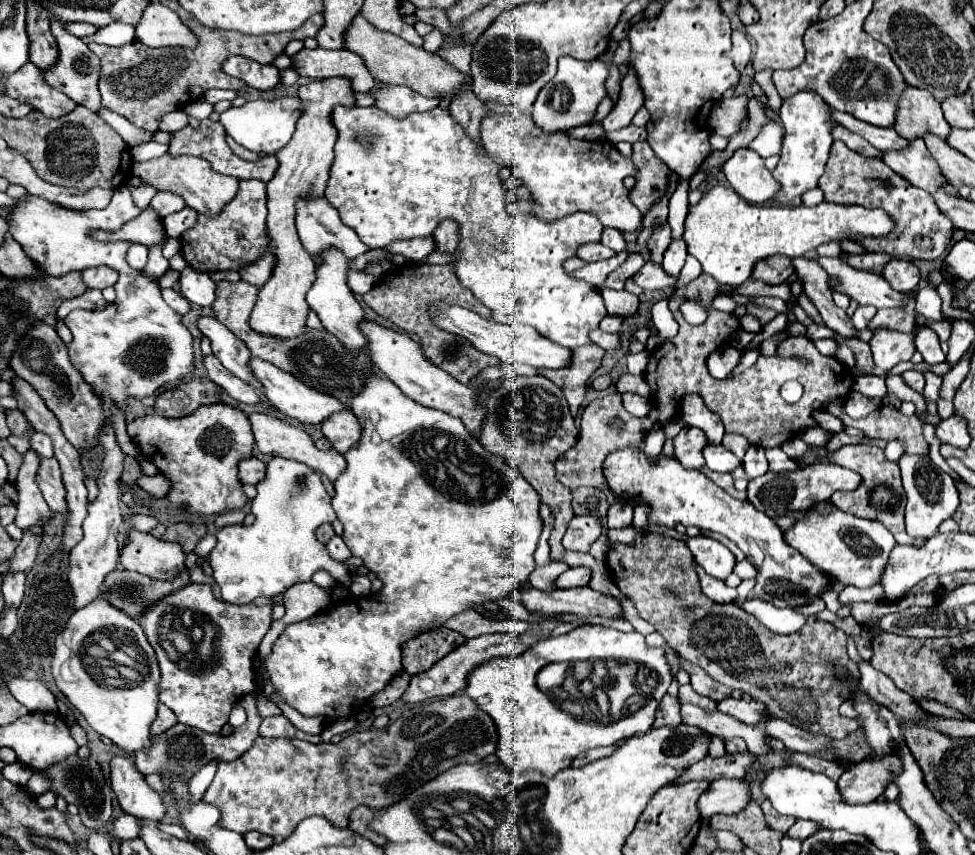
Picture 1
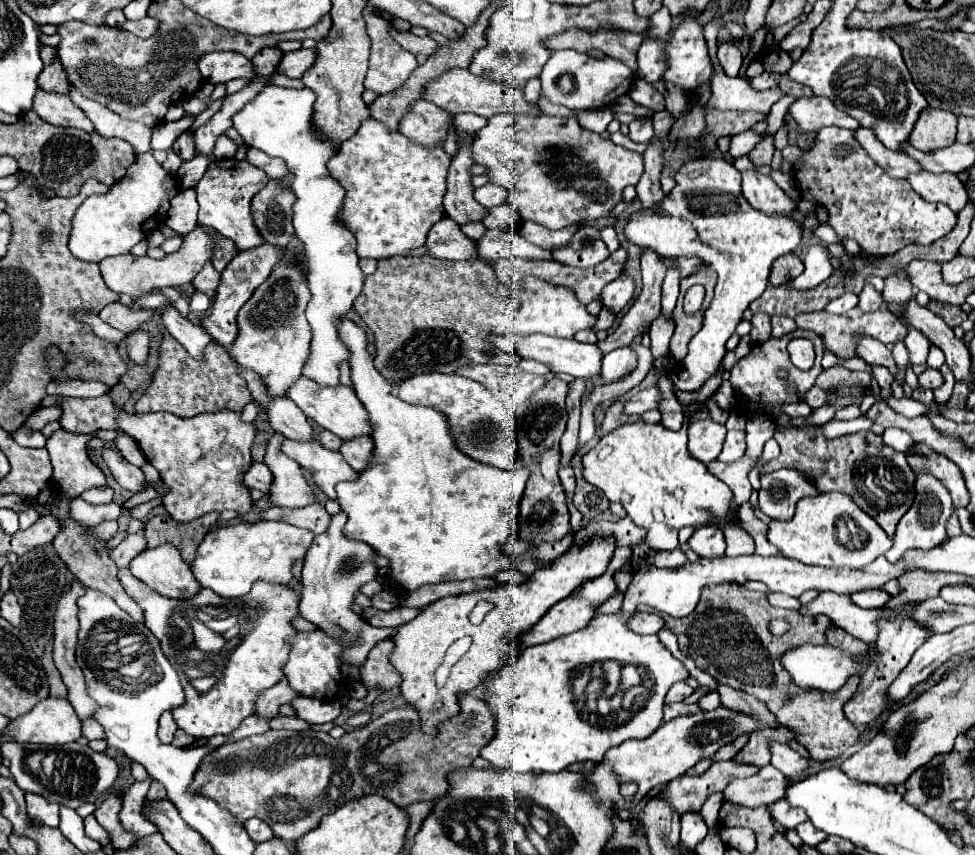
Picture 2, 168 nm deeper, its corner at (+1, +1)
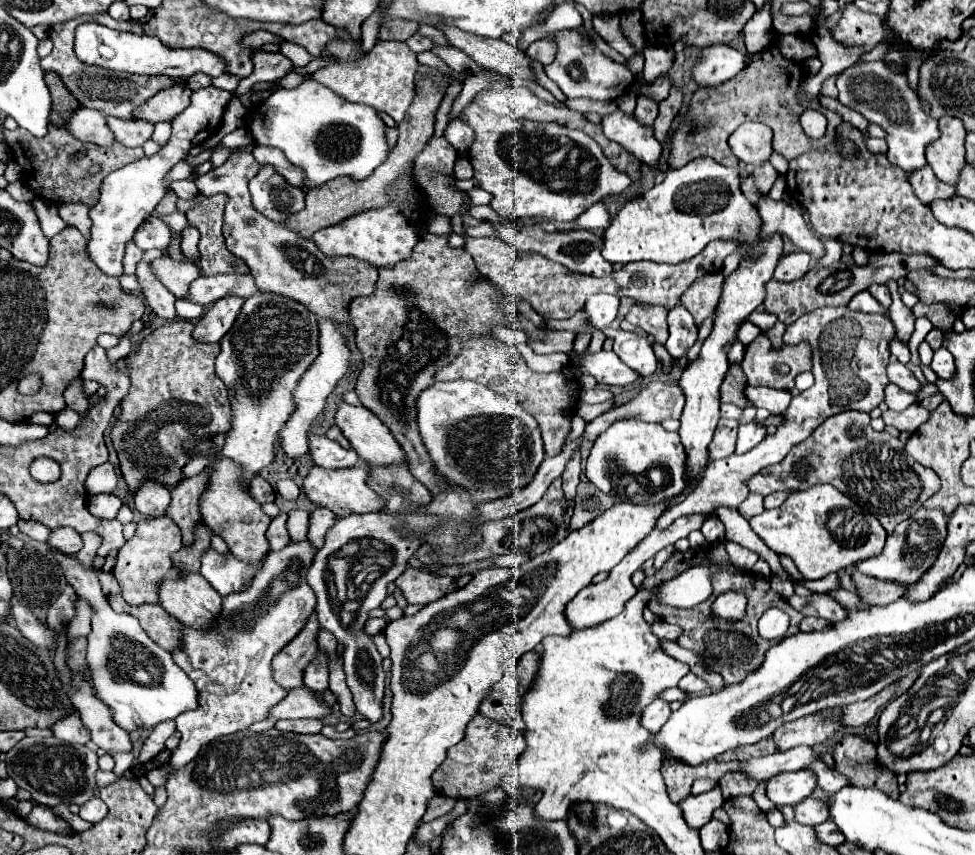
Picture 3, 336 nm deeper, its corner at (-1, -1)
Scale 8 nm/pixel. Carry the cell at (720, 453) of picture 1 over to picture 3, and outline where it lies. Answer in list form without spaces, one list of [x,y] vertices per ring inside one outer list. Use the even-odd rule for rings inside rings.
[[[742,424],[738,432],[738,444],[736,444],[736,454],[744,454],[752,450],[756,444],[760,444],[766,438],[766,428],[756,426],[756,424]]]

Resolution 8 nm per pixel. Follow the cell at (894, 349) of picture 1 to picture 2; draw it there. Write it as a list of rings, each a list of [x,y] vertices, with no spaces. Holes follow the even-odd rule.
[[[870,366],[872,368],[872,376],[876,378],[876,382],[880,384],[880,394],[882,394],[882,398],[890,398],[892,394],[890,394],[890,384],[894,382],[894,376],[890,374],[890,370],[888,368],[884,368],[884,366]]]

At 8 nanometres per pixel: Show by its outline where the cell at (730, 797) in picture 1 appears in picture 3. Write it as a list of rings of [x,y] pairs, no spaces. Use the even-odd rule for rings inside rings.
[[[798,770],[798,772],[784,772],[768,780],[768,798],[774,804],[792,804],[796,806],[804,798],[808,798],[818,780],[812,770]]]

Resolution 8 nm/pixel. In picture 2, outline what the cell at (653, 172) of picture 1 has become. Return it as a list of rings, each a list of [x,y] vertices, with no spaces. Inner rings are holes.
[[[636,120],[636,122],[630,124],[630,134],[628,134],[628,138],[630,138],[632,142],[648,144],[652,136],[654,136],[654,132],[652,132],[652,120]]]

